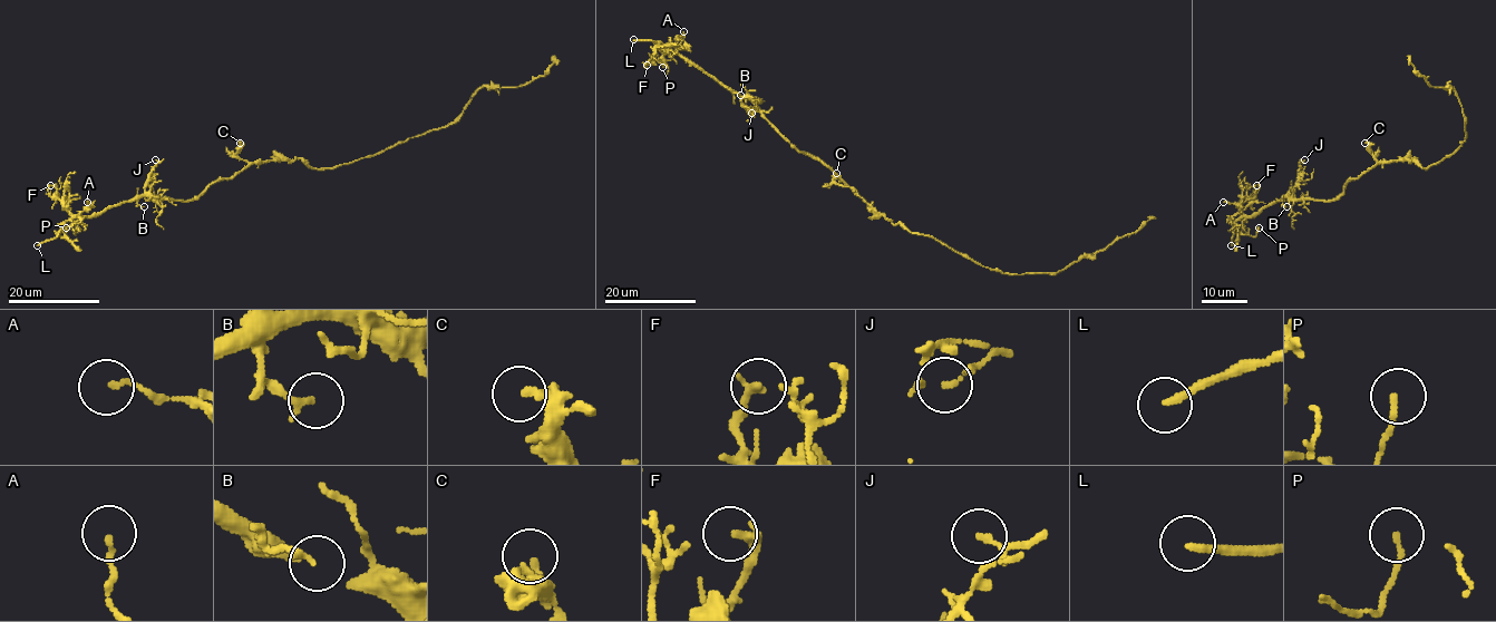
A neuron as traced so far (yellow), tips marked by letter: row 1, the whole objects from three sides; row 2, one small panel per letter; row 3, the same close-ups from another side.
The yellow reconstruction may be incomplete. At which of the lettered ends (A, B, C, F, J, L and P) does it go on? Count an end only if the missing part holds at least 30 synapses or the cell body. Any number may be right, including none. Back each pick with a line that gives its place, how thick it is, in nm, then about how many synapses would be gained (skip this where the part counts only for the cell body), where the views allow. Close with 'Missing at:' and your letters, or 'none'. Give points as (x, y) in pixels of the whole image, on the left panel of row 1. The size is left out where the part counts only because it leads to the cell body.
L: (37, 245) | 200 nm
Missing at: L

